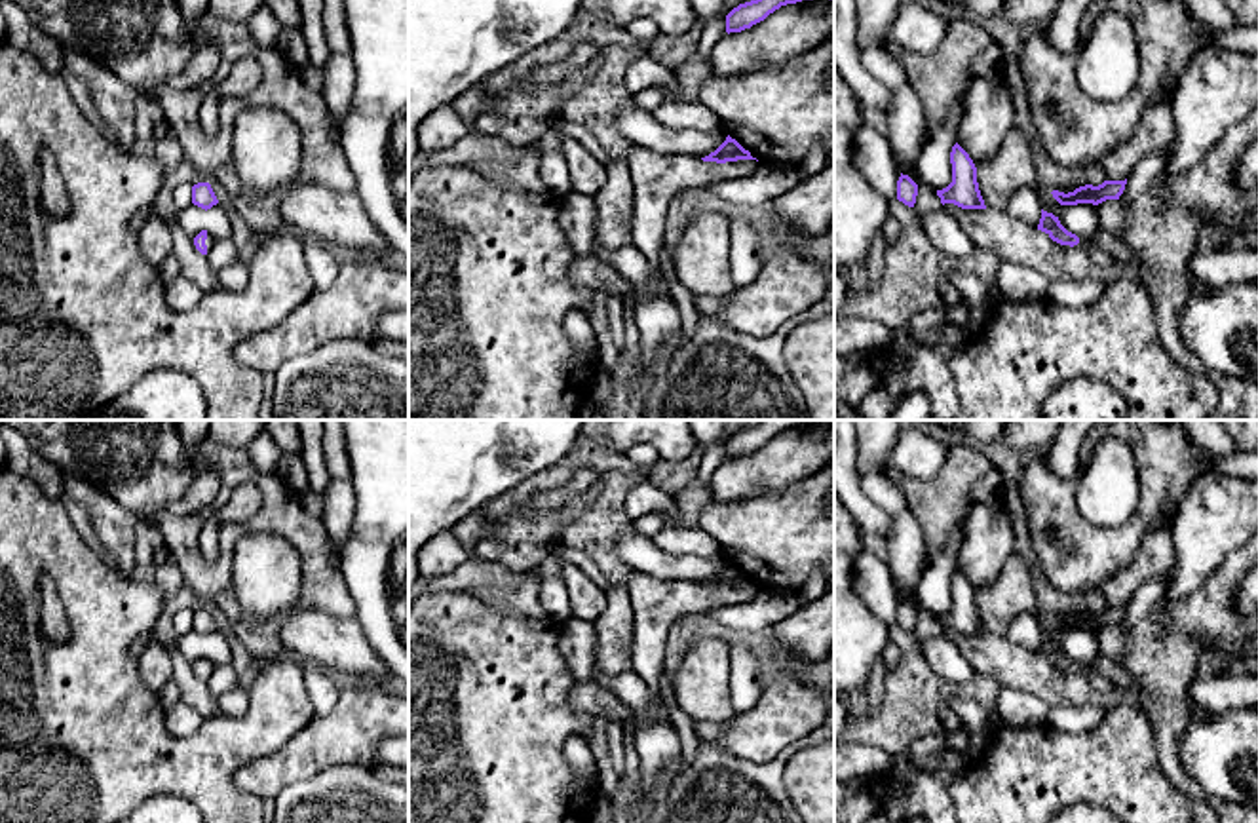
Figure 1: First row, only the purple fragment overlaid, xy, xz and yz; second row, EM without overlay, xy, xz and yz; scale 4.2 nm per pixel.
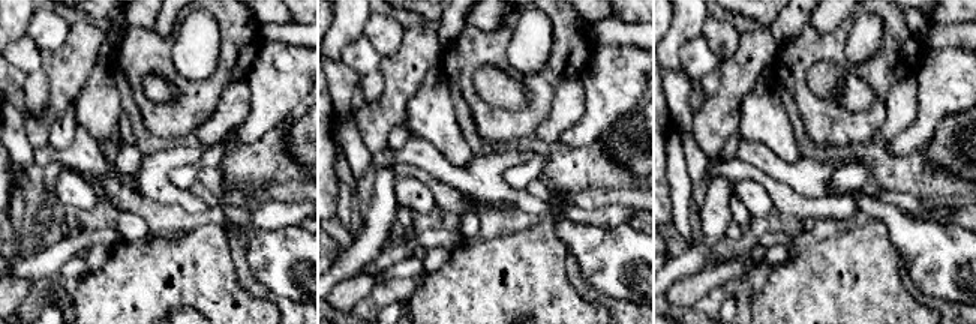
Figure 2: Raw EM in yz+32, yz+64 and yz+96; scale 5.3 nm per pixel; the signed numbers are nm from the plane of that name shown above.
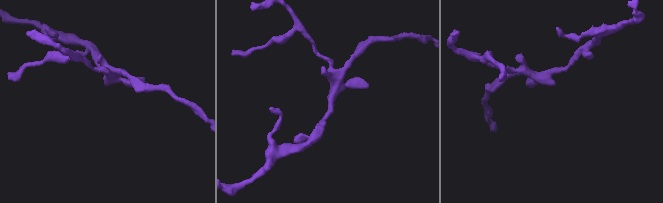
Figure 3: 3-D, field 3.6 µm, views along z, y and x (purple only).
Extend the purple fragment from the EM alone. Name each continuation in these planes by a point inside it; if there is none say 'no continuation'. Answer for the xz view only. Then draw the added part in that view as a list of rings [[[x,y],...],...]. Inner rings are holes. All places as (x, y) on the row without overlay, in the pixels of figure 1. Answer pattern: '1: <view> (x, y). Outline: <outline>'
no continuation

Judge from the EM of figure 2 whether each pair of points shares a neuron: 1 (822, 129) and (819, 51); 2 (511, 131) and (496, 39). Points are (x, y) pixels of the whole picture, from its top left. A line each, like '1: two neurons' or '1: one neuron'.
1: one neuron
2: one neuron

